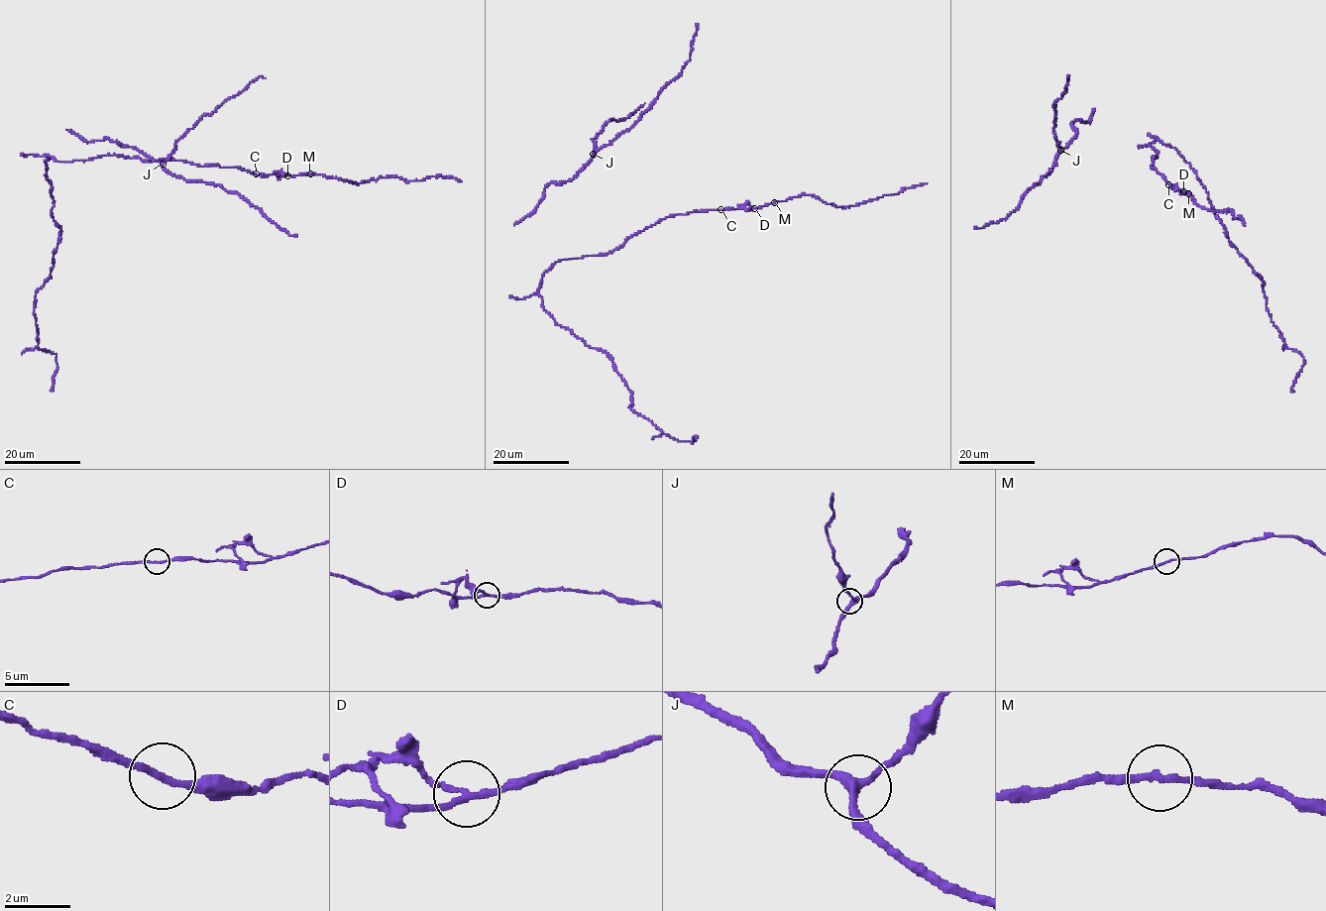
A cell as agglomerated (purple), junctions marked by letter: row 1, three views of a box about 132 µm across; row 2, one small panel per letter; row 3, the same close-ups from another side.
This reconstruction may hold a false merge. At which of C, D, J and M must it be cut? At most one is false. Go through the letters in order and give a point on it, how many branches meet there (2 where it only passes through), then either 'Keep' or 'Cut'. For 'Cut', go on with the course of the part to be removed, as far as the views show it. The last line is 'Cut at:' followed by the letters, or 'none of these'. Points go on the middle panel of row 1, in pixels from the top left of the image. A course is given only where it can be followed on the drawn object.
C: Place: (720, 209). Branches: 2. Keep
D: Place: (754, 208). Branches: 3. Cut
J: Place: (593, 154). Branches: 3. Keep
M: Place: (774, 202). Branches: 2. Keep
Cut at: D

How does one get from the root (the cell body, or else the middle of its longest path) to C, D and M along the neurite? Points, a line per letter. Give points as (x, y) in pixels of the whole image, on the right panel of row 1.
C: (1147, 146), (1159, 152), (1157, 158), (1153, 157), (1152, 168), (1162, 173), (1168, 184)
D: (1147, 146), (1159, 152), (1157, 158), (1153, 157), (1152, 168), (1162, 173), (1169, 185), (1183, 191)
M: (1147, 146), (1159, 152), (1157, 158), (1153, 157), (1152, 168), (1162, 173), (1169, 185), (1188, 192)

